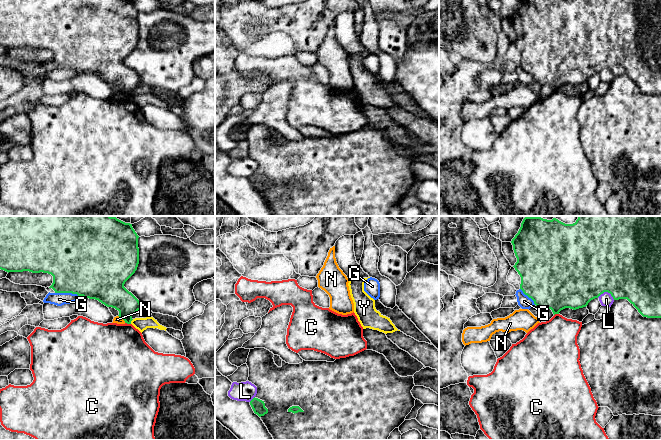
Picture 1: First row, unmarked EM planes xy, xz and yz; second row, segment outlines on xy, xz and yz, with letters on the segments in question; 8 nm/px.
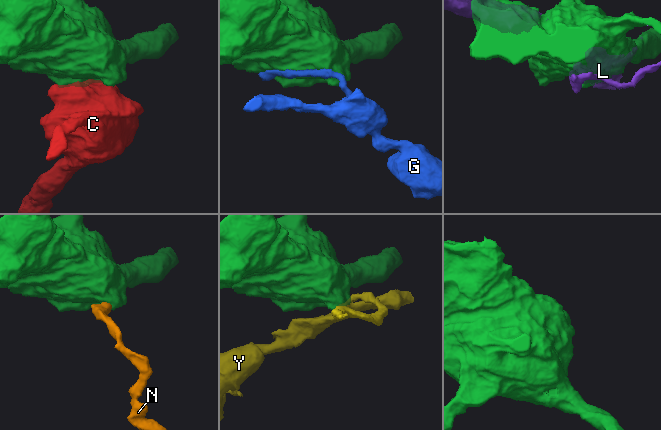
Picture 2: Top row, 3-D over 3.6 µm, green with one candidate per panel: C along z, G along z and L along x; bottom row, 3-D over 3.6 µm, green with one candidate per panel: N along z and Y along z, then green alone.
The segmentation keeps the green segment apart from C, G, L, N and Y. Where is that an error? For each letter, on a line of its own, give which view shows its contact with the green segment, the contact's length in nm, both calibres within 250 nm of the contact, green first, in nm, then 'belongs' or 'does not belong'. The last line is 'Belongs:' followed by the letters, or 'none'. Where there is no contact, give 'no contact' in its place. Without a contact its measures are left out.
C: xy | 50 nm | 200/460 nm | does not belong
G: xy | 240 nm | 500/110 nm | does not belong
L: yz | 140 nm | 500/100 nm | does not belong
N: xy | 90 nm | 240/60 nm | does not belong
Y: xy | 50 nm | 200/100 nm | does not belong
Belongs: none

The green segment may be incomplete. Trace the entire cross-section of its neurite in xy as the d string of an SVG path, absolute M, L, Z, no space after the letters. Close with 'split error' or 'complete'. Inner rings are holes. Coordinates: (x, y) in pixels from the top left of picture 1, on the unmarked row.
M0 0L0 45L6 48L48 49L53 52L52 64L55 69L72 69L84 74L95 75L107 83L119 87L119 93L127 100L131 100L132 92L142 84L139 76L125 63L125 58L135 49L139 40L139 12L132 3L132 0Z; complete

